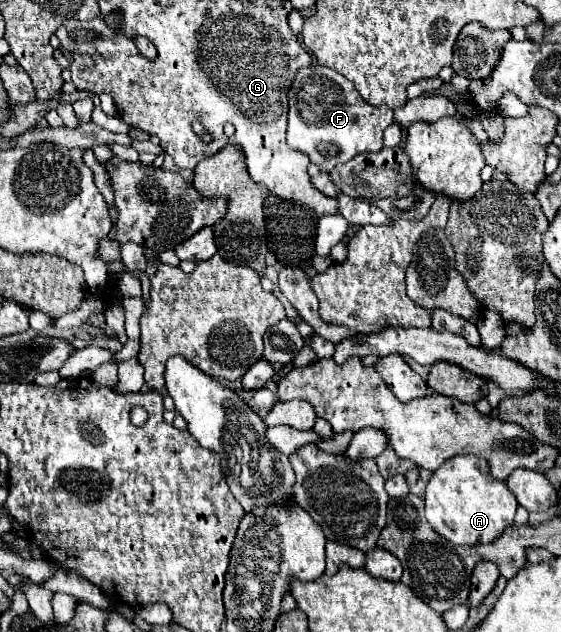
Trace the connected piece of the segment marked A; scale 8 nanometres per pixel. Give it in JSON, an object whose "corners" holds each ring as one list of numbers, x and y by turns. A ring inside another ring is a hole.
{"corners":[[454,456,446,460,426,486,426,520,444,538,454,544,486,544,498,538,514,524,518,502,506,482,490,474,490,464,478,456]]}

